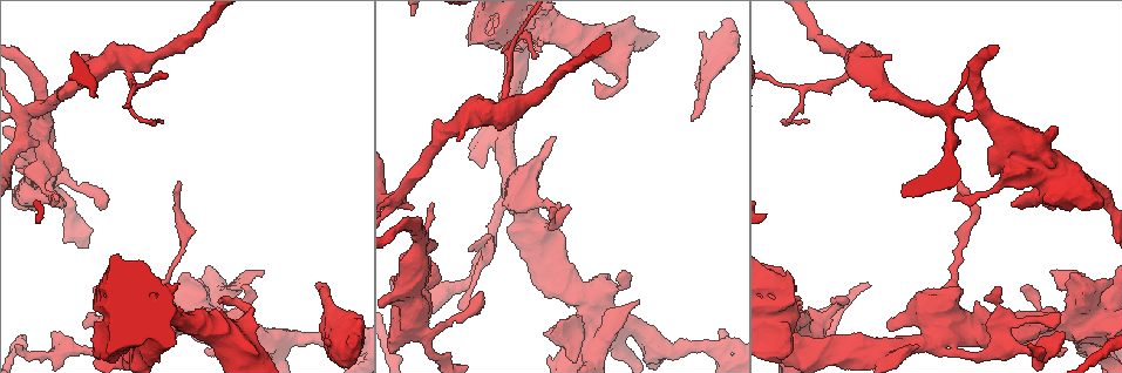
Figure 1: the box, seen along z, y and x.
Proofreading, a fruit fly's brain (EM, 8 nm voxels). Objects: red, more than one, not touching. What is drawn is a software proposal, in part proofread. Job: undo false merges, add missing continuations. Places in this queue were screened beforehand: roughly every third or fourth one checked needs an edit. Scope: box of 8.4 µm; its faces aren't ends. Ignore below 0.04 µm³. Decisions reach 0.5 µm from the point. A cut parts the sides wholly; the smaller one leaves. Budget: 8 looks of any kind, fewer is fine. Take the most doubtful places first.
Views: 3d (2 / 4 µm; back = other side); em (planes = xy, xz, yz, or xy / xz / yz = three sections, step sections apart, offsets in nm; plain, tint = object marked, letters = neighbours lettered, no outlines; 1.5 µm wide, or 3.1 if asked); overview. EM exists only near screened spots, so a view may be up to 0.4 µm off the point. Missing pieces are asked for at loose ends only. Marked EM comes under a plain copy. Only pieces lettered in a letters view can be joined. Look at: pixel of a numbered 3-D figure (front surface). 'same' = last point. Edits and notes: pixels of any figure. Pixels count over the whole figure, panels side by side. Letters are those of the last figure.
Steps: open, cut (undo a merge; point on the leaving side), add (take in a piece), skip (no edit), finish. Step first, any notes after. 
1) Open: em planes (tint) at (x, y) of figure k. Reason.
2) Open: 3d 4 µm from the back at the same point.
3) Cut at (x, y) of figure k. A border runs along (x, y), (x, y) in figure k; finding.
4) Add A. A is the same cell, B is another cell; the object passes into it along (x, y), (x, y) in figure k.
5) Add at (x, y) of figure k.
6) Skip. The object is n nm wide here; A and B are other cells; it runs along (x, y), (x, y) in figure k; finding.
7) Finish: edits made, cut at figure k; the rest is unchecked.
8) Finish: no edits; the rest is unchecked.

Open: em planes (letters) at (691, 117) of figure 1. An open end.

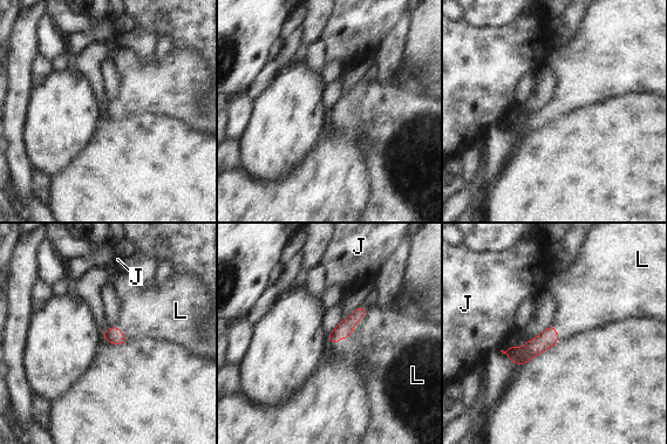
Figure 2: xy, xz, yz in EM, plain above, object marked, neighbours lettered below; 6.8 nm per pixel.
Add L. The object is 110 nm wide here; L is the same cell, J is another cell; the object passes into it along (344, 329), (351, 333), (385, 346) in figure 2; it goes on there.

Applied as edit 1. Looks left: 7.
Open: em xz step 4 (tint) at (918, 345) of figure 1. Free end.

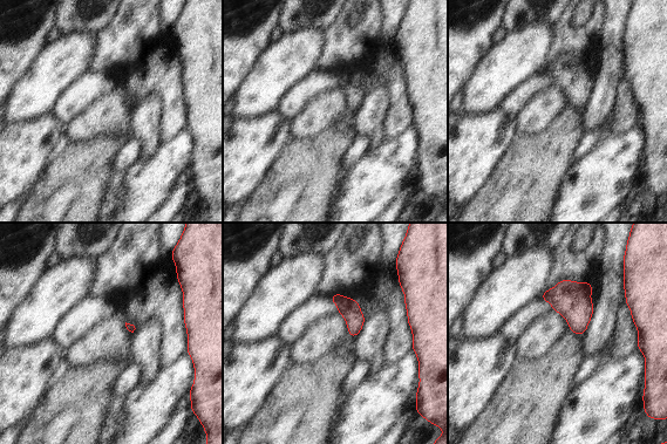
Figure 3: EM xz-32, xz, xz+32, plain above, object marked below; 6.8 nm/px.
Open: em xy step 8 (letters) at the same point.

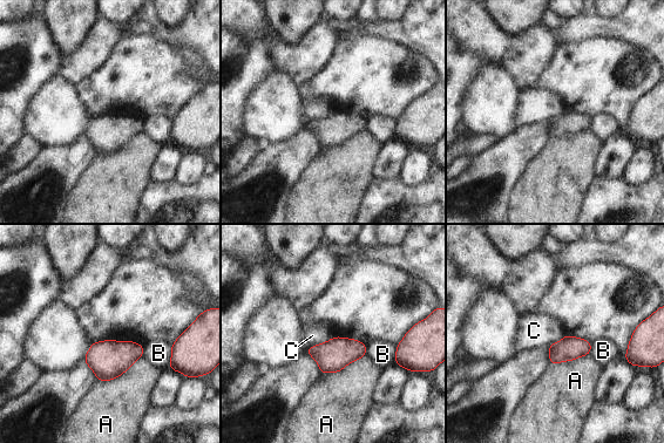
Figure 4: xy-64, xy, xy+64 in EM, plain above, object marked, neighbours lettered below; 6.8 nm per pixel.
Skip. A, B and C are other cells; a border runs along (171, 346), (171, 359), (168, 367) in figure 4; none of them fits.

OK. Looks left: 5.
Open: em xz step 4 (tint) at (57, 197) of figure 1. Free end.

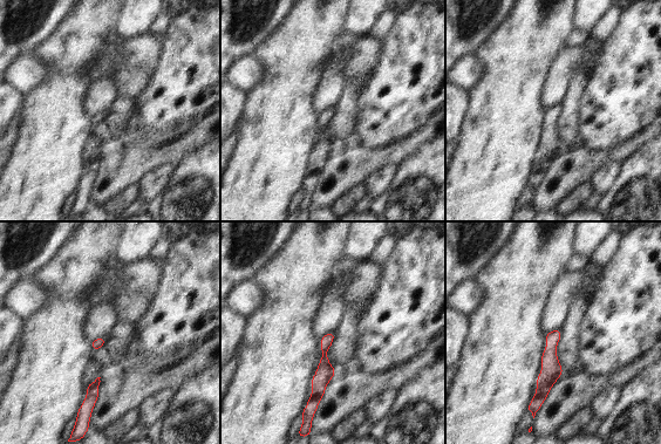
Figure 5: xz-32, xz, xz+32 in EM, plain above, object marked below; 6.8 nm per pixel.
Open: em planes (letters) at the same point. Cut it another way.

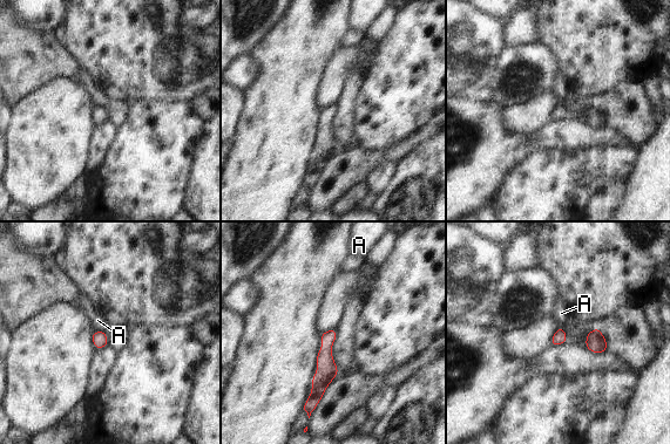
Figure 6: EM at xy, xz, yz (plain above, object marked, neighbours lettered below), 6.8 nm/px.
Skip. A is another cell; a border runs along (596, 326), (588, 332) in figure 6; no lettered piece goes on from it.

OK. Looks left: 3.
Finish: edits made, add at figure 2; the rest is unchecked.

